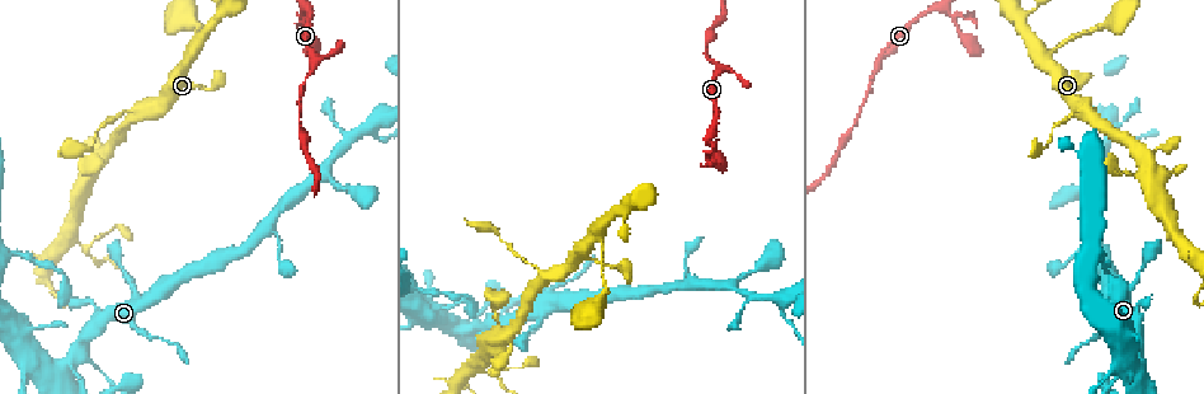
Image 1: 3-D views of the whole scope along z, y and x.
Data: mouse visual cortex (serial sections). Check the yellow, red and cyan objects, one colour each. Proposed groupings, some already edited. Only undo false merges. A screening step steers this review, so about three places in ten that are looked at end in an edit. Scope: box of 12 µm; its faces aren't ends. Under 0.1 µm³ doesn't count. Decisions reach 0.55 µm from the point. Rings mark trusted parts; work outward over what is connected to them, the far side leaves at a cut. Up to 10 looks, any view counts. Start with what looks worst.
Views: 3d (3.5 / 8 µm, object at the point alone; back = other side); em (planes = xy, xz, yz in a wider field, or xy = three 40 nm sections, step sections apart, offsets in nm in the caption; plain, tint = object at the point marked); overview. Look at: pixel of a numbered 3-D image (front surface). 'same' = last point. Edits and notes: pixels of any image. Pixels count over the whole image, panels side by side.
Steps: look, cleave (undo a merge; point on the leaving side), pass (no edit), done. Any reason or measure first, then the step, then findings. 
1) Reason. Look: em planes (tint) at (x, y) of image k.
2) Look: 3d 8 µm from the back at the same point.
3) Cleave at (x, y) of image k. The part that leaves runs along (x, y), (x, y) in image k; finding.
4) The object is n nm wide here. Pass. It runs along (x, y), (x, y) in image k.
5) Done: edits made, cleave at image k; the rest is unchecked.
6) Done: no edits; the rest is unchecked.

Look: 3d 3.5 µm at (950, 15) of image 1.

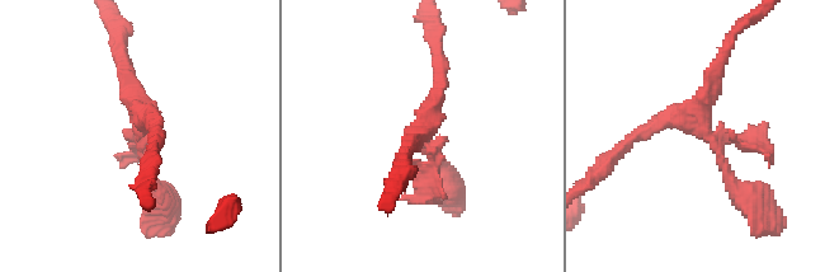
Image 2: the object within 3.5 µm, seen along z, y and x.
Shape alone is not enough. Look: em xy step 5 (plain) at (139, 141) of image 2.

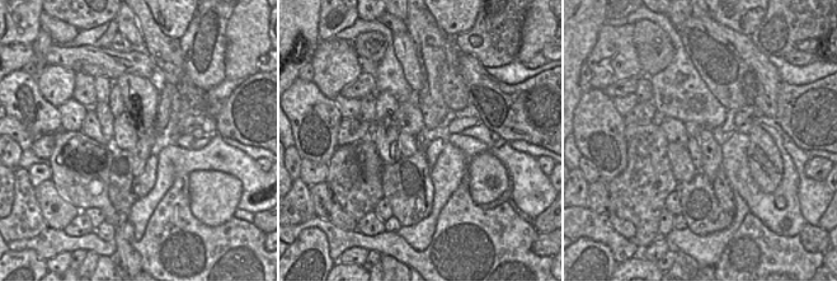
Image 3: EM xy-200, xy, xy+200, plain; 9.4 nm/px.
Look: em xy step 5 (tint) at the same point.

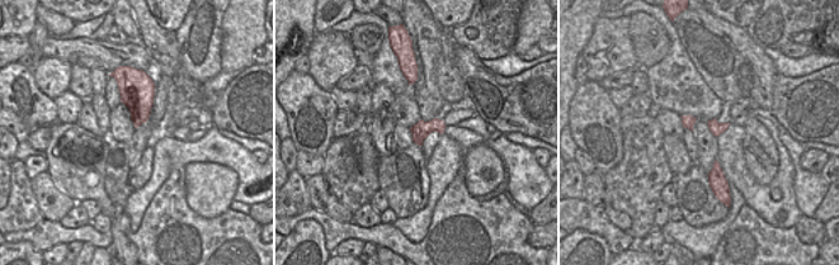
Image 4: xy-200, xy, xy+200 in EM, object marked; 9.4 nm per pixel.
Pass. It runs along (645, 131), (701, 120), (755, 202) in image 2; all the same cell.

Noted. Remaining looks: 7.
Three arms meet. Look: 3d 3.5 µm at (546, 274) of image 1.

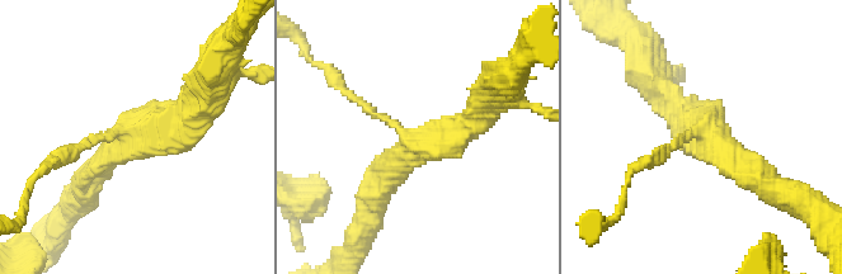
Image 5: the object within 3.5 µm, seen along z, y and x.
3 arms meet here; the arms are 150, 300, 350 nm wide. Look: em xy step 5 (tint) at (418, 145) of image 5.

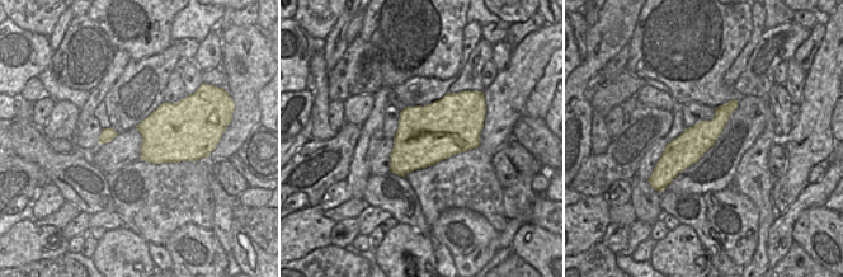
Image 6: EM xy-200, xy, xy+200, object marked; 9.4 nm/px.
Cleave at (366, 107) of image 5. The part that leaves runs along (404, 133), (318, 62) in image 5; two cells meet here.

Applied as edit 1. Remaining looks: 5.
Redraw. Look: overview.

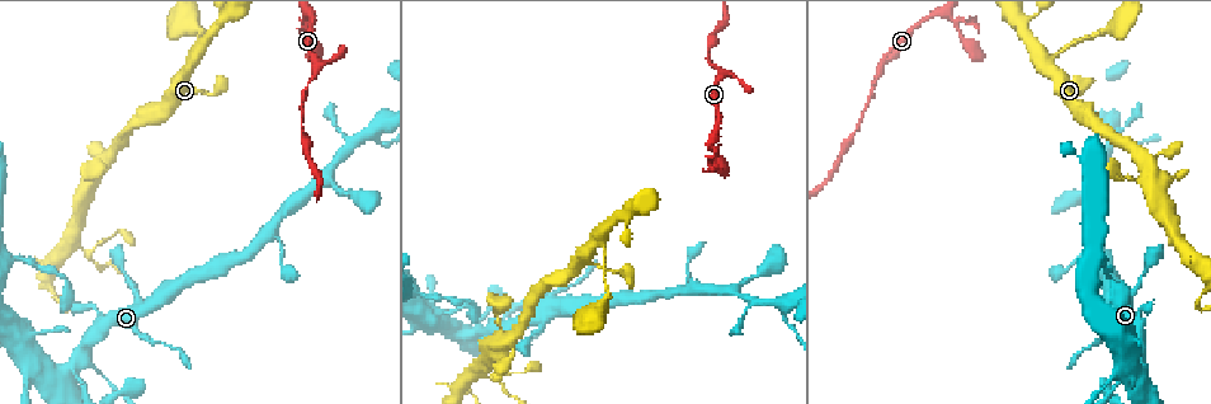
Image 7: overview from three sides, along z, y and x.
Narrows sharply. Look: 3d 3.5 µm at (1149, 173) of image 7.

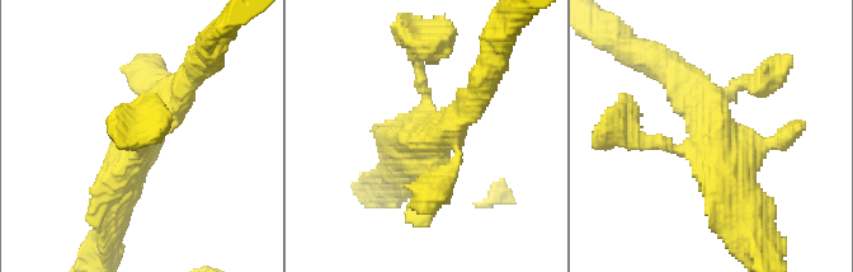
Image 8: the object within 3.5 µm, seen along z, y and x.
Look: em xy step 2 (tint) at (718, 132) of image 8.

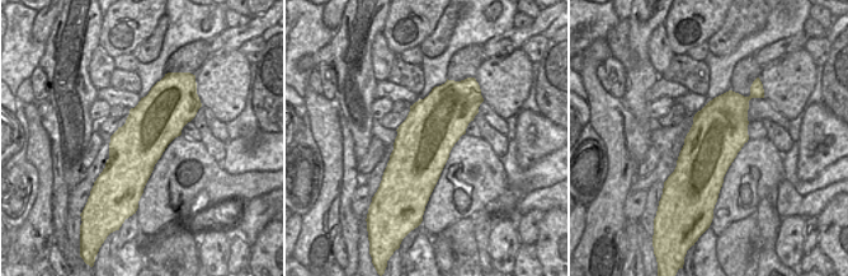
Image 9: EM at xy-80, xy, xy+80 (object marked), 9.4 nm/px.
Pass. It runs along (189, 76), (131, 146), (116, 201) in image 8; one cell here.

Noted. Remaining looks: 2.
Side arm on a straight run. Look: 3d 3.5 µm at (474, 371) of image 7.

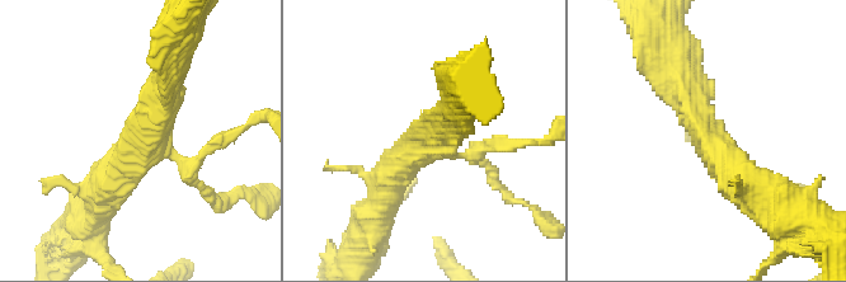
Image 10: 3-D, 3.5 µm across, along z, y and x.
3 arms meet here; the arms are 150, 400, 450 nm wide. Look: em planes (tint) at (147, 135) of image 10.

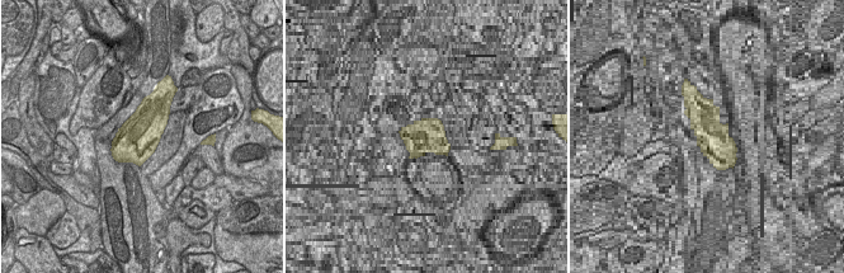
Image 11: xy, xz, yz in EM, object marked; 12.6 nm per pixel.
Pass. It runs along (677, 67), (700, 126), (758, 192) in image 10; all the same cell.

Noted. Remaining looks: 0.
Done: edits made, cleave at image 5; the rest is unchecked.

